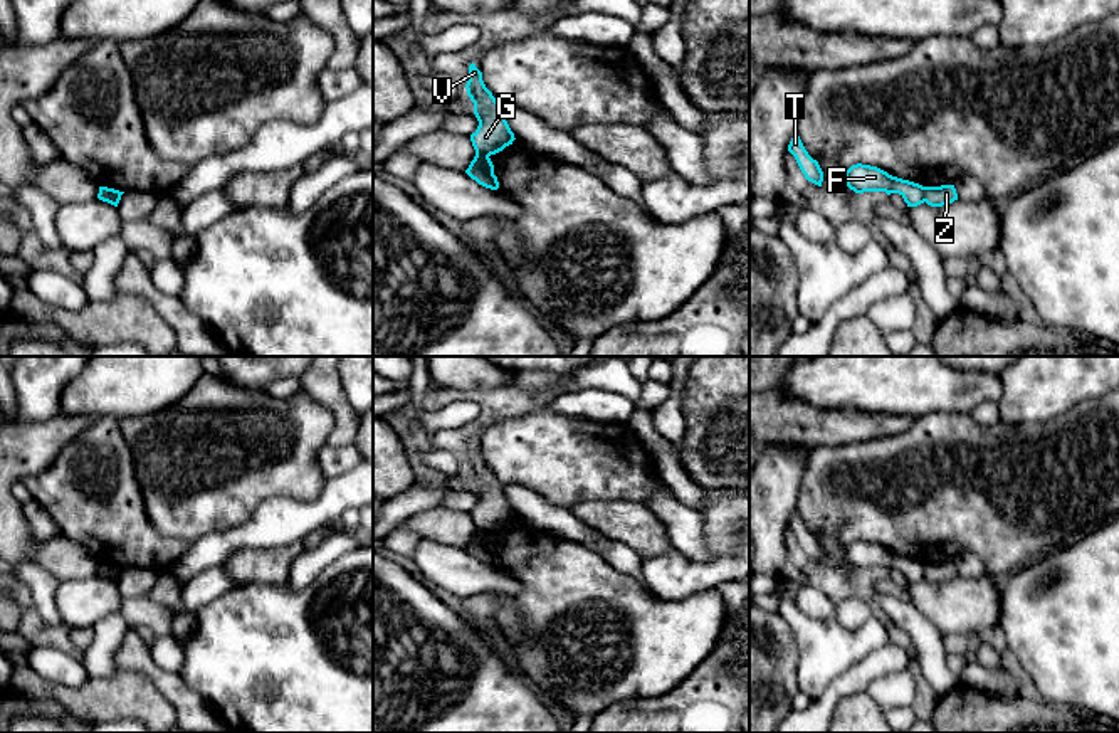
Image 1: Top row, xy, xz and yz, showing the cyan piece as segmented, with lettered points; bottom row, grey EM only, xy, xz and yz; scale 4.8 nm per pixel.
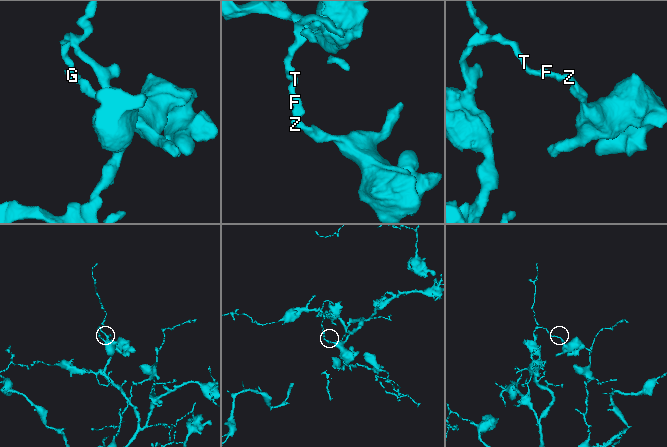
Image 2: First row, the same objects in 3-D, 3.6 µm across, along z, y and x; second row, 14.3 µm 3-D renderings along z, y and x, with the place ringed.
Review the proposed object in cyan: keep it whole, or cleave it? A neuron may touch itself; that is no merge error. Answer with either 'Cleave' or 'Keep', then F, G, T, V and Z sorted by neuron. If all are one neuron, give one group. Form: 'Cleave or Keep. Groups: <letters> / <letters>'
Cleave. Groups: F G T V / Z

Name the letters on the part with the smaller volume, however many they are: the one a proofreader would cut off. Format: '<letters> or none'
Z

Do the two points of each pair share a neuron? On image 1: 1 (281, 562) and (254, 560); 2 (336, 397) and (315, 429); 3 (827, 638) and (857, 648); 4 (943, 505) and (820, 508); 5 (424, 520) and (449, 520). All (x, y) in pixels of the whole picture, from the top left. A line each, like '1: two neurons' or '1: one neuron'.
1: one neuron
2: two neurons
3: one neuron
4: one neuron
5: one neuron

